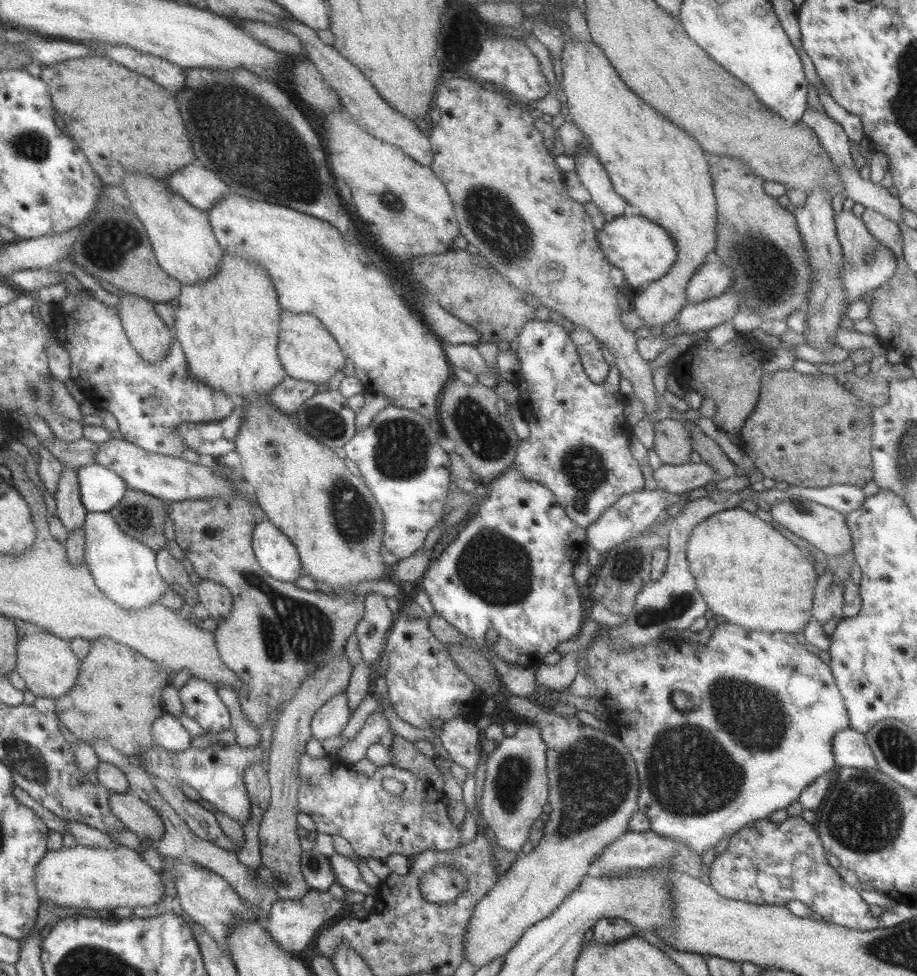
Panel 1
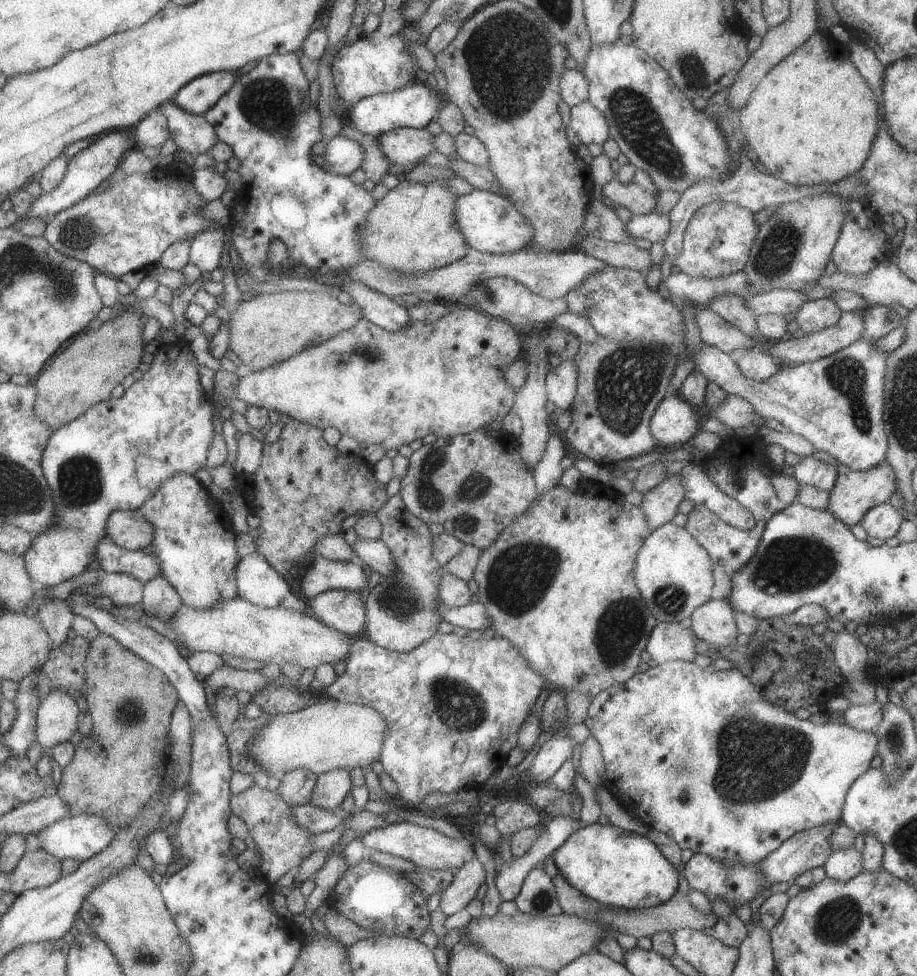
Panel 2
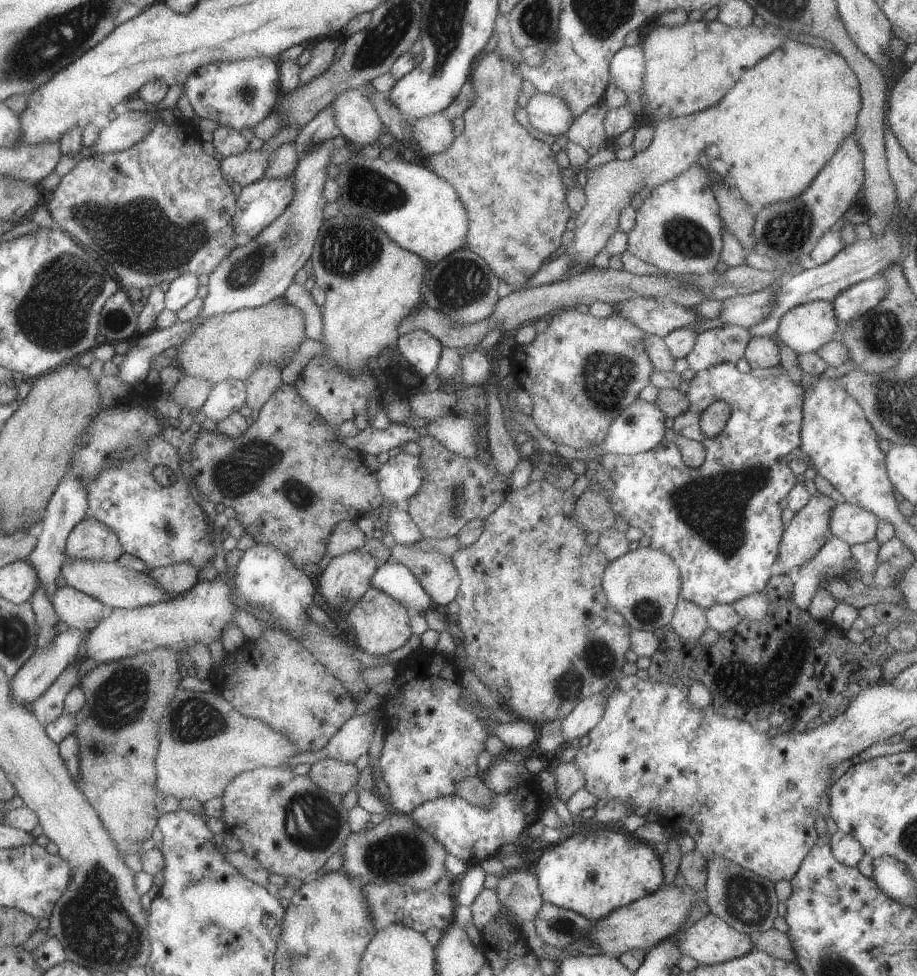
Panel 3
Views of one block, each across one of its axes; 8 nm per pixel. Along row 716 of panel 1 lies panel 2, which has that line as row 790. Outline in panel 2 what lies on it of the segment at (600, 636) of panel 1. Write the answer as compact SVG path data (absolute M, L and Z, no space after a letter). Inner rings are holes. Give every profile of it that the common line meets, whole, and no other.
M668 661L665 663L658 663L656 667L650 667L646 672L637 672L634 676L631 676L626 683L620 683L602 692L599 692L595 697L593 697L593 702L590 703L588 716L584 719L584 723L589 728L593 737L600 743L603 759L605 760L605 771L607 774L607 779L604 785L611 793L620 800L620 803L625 807L626 810L634 813L644 824L647 824L650 828L656 829L658 832L663 832L667 834L670 838L673 838L679 845L681 849L688 848L694 853L707 854L713 859L721 860L727 865L734 863L760 863L765 859L771 852L777 851L780 846L783 845L785 840L788 840L791 836L794 836L797 832L813 829L814 827L825 825L833 822L840 822L841 810L848 794L849 788L852 783L859 777L862 776L868 769L870 769L870 762L872 758L877 754L877 742L878 739L872 731L857 731L854 730L850 725L846 723L825 723L823 725L817 725L812 723L809 719L802 720L794 715L793 712L787 711L782 707L776 706L767 700L764 700L764 696L760 694L760 691L752 686L752 682L736 669L726 669L726 670L714 670L712 665L705 668L696 665L696 663L688 661Z

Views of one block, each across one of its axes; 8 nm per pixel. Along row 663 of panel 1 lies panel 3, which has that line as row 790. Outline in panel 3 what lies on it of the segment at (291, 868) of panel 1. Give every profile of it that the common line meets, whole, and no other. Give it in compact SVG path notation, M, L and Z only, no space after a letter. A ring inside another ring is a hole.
M323 758L311 766L306 776L322 790L344 797L350 790L358 787L359 774L352 762Z

